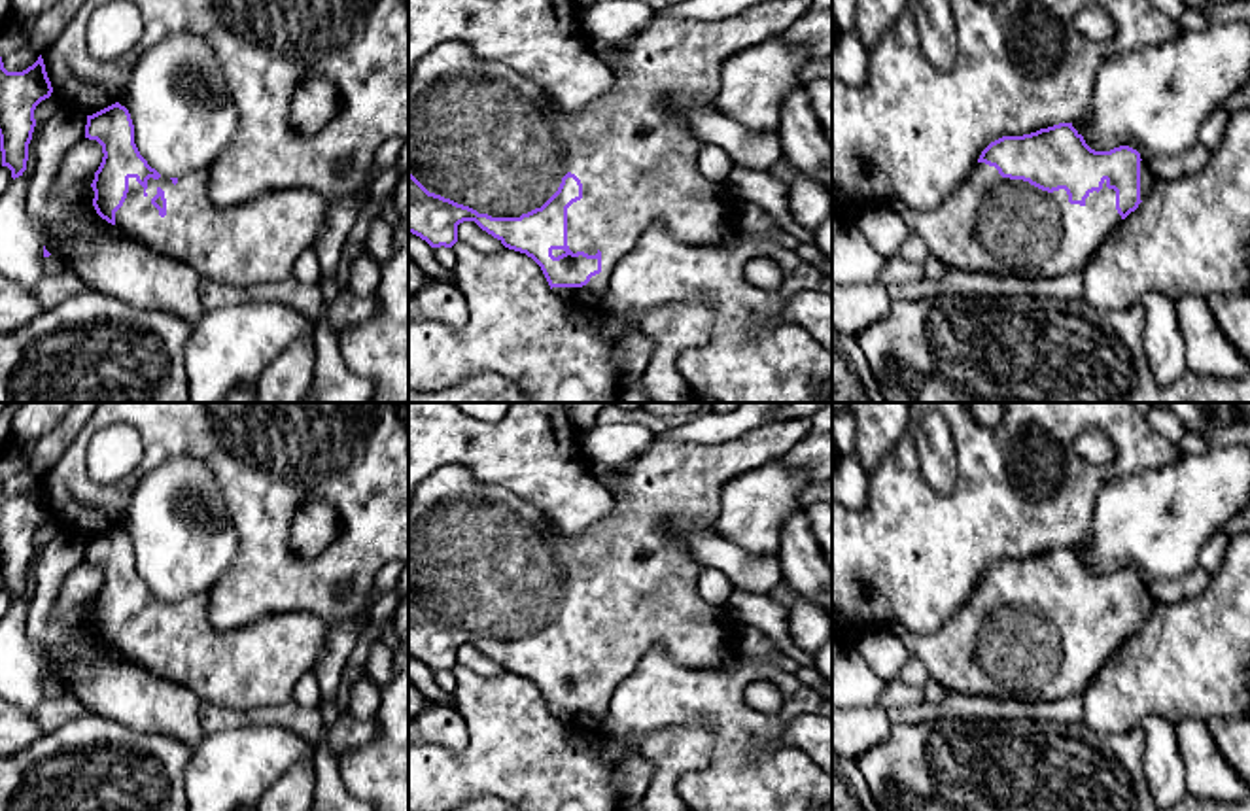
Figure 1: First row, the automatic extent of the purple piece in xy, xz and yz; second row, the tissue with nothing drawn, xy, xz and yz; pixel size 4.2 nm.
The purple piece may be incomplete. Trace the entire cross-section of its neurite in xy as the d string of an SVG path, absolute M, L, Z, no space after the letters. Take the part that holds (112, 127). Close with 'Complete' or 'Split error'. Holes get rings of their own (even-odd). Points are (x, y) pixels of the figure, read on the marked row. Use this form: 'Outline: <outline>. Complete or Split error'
Outline: M119 102L87 115L85 138L102 146L102 163L91 183L96 214L146 248L189 265L199 276L248 287L282 282L295 259L314 248L327 223L325 198L314 189L265 191L234 208L217 208L208 198L206 170L165 178L140 155L130 113Z. Split error

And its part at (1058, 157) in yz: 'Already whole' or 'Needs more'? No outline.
Needs more

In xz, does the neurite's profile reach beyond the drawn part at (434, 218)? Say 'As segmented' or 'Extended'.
Extended

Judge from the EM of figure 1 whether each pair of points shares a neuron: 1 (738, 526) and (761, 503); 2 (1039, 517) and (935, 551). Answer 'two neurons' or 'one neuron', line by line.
1: one neuron
2: one neuron

